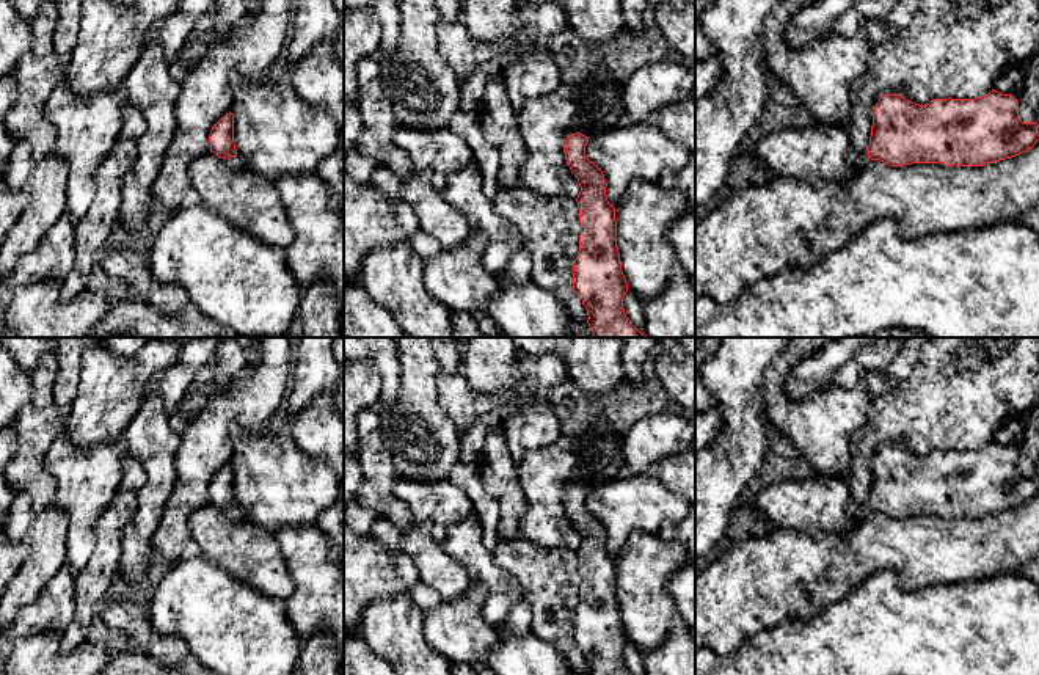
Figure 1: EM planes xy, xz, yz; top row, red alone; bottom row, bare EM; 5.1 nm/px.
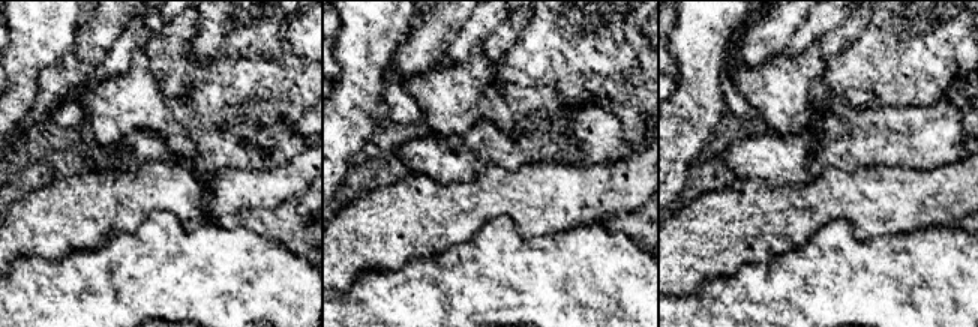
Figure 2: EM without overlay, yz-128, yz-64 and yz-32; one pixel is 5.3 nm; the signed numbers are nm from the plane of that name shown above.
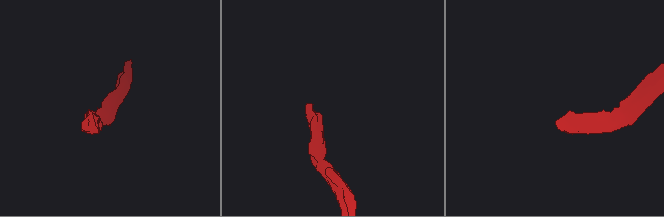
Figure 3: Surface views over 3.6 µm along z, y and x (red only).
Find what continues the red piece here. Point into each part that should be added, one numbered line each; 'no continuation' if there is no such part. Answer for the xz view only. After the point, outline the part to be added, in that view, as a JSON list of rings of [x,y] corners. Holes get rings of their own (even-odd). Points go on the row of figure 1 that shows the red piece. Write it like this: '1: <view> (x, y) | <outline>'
1: xz (600, 102) | [[[600,66],[579,93],[573,93],[581,107],[581,116],[573,130],[585,137],[596,135],[601,129],[612,129],[626,122],[620,100],[620,88],[609,78],[604,66]]]

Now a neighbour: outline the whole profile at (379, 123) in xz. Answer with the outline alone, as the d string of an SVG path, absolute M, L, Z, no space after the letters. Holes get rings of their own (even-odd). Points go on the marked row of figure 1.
M363 57L358 61L356 105L363 118L363 130L353 148L399 177L411 176L414 173L411 159L394 143L399 122L389 97L383 91L380 64L375 57Z

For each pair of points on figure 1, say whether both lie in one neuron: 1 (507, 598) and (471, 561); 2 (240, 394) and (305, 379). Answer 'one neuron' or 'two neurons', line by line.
1: one neuron
2: two neurons

